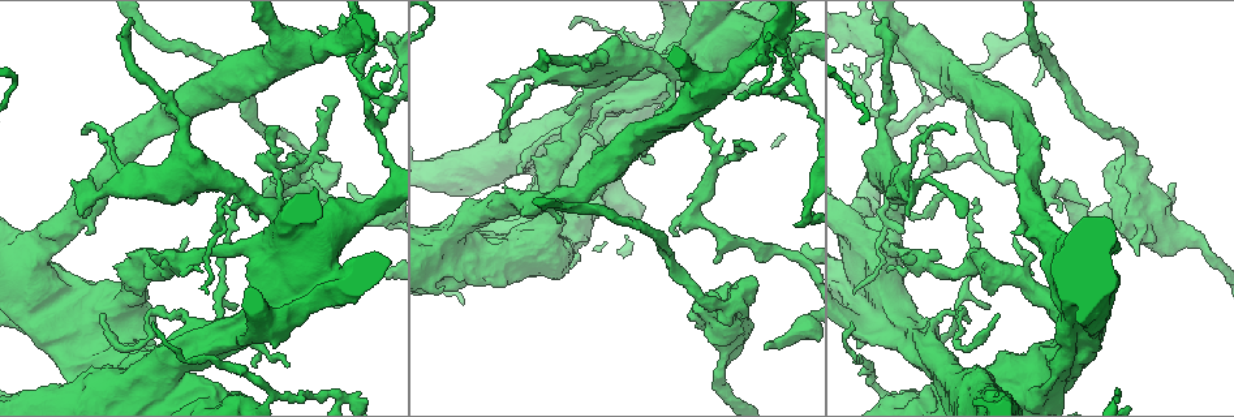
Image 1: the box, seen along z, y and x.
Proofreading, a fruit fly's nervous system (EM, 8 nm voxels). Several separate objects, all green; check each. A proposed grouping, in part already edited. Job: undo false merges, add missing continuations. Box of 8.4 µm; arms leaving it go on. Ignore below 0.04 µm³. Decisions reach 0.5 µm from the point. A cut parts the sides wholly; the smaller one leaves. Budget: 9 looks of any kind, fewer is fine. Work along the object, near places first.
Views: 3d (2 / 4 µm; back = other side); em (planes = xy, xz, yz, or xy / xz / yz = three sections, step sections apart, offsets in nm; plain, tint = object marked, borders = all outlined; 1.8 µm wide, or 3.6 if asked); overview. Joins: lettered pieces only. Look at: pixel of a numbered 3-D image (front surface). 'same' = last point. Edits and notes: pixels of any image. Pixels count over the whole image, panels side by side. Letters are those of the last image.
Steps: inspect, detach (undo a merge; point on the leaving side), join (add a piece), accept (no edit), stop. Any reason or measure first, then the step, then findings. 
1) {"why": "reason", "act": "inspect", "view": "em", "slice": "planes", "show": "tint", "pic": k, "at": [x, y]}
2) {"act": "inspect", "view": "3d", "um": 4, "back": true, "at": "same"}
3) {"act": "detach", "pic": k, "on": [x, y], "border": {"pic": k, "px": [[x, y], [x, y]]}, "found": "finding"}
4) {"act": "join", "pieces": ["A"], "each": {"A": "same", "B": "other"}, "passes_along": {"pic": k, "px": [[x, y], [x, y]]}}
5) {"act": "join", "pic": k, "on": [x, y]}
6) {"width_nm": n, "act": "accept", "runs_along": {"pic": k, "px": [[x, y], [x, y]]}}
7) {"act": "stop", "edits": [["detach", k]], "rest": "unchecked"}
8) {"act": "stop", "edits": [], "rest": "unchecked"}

{"why": "sudden change in width", "act": "inspect", "view": "em", "um": 3.6, "slice": "yz", "step": 8, "show": "tint", "pic": 1, "at": [118, 302]}

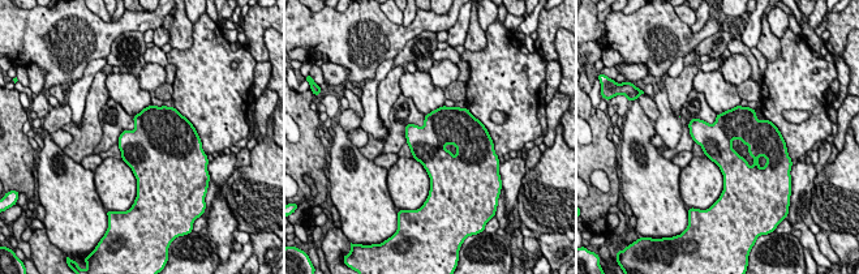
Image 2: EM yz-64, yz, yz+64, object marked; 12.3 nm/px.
{"act": "inspect", "view": "em", "um": 3.6, "slice": "yz", "step": 8, "show": "borders", "at": "same"}

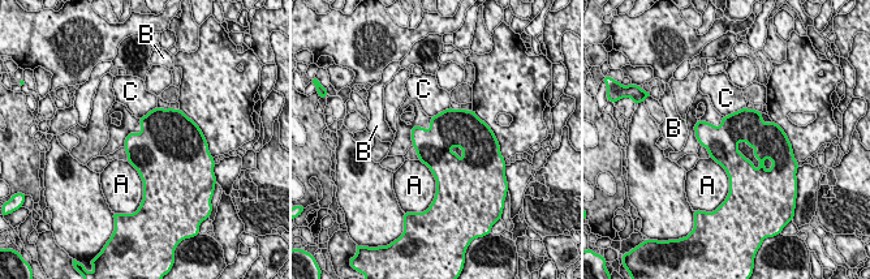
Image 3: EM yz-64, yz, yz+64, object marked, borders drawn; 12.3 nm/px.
{"width_nm": 400, "act": "accept", "each": {"A": "other", "B": "other", "C": "other"}, "border": {"pic": 3, "px": [[745, 106], [723, 116]]}, "found": "one neuron here"}

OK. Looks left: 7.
{"why": "sudden change in width", "act": "inspect", "view": "em", "slice": "planes", "show": "tint", "pic": 1, "at": [537, 154]}

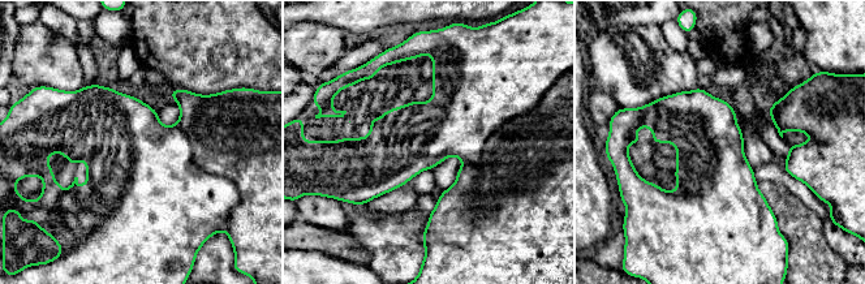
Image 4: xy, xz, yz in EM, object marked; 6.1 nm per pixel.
{"act": "inspect", "view": "em", "slice": "planes", "show": "borders", "at": "same"}

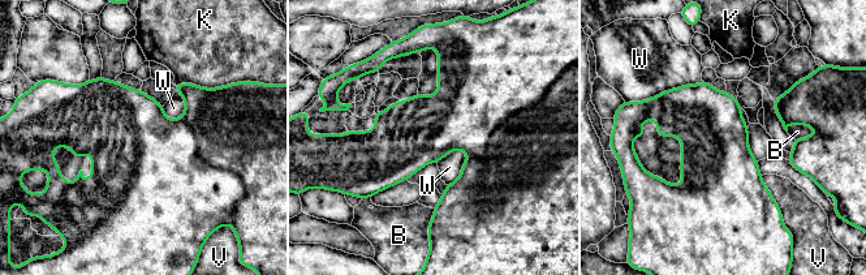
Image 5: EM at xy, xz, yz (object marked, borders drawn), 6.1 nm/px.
{"width_nm": 440, "act": "detach", "pic": 5, "on": [159, 160], "each": {"B": "other", "K": "other", "V": "other", "W": "other"}, "border": {"pic": 5, "px": [[180, 117], [197, 153], [228, 170]]}, "found": "two neurons meet here"}

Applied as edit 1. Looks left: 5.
{"why": "redraw", "act": "inspect", "view": "overview"}

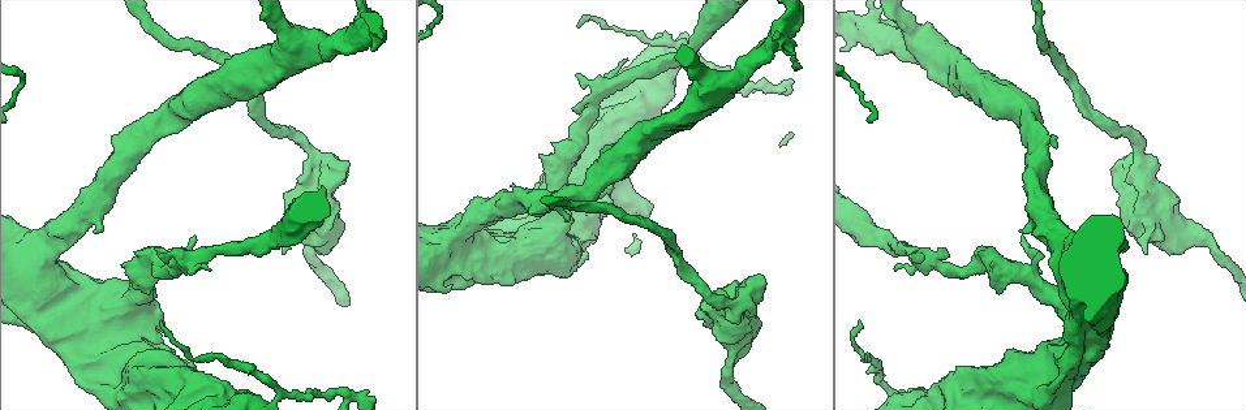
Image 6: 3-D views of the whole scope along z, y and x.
{"why": "calibre changes", "act": "inspect", "view": "3d", "um": 4, "pic": 6, "at": [313, 152]}

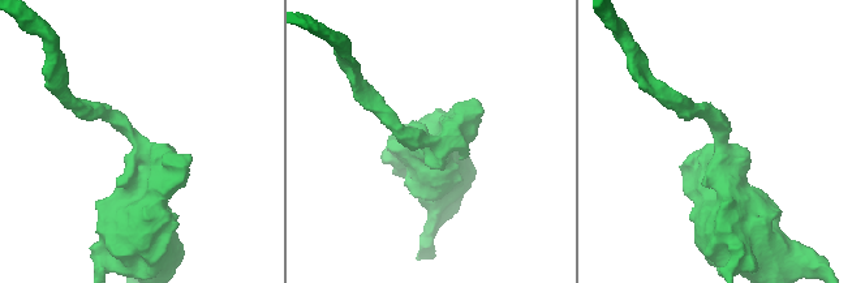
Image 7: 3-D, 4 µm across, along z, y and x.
{"arm_widths_nm": [220, 500], "why": "need the tissue", "act": "inspect", "view": "em", "slice": "xy", "step": 4, "show": "tint", "pic": 7, "at": [139, 140]}

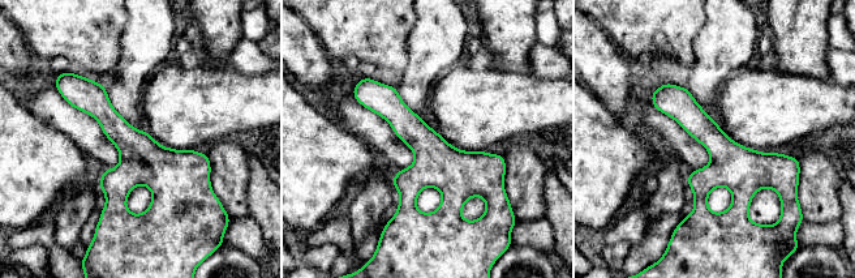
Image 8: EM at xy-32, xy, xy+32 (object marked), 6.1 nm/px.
{"why": "what lies round it", "act": "inspect", "view": "em", "slice": "xy", "step": 4, "show": "borders", "at": "same"}

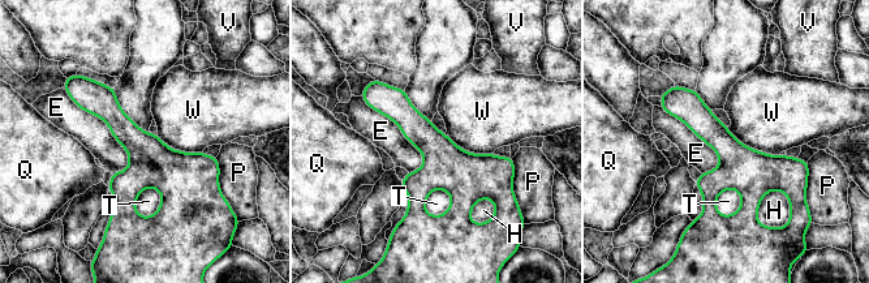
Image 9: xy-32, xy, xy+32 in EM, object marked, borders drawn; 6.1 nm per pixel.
{"act": "accept", "each": {"E": "other", "H": "other", "P": "other", "Q": "other", "T": "other", "V": "other", "W": "other"}, "runs_along": {"pic": 9, "px": [[94, 84], [136, 141], [129, 210], [140, 221]]}, "found": "continuous, no second neuron"}

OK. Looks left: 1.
{"act": "stop", "edits": [["detach", 5]], "rest": "unchecked"}

